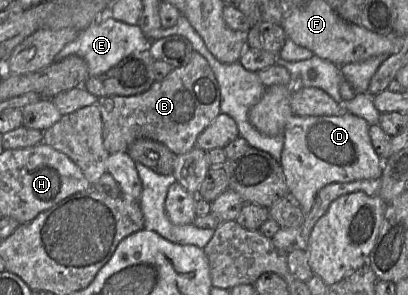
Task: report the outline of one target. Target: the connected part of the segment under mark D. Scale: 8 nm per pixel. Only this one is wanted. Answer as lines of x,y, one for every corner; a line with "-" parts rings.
345,111
339,116
293,116
284,130
281,165
290,193
307,215
318,192
328,184
380,179
384,160
375,151
369,135
370,124

